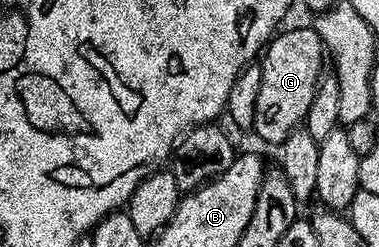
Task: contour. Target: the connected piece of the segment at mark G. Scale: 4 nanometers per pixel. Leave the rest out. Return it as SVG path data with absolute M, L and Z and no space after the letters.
M316 27L289 28L278 31L273 39L265 45L263 55L260 57L261 81L259 82L259 99L255 102L255 118L253 119L252 131L257 132L261 140L269 144L280 146L288 135L305 123L305 115L311 110L311 102L315 102L317 83L321 81L323 69L327 64L327 49L319 38Z

